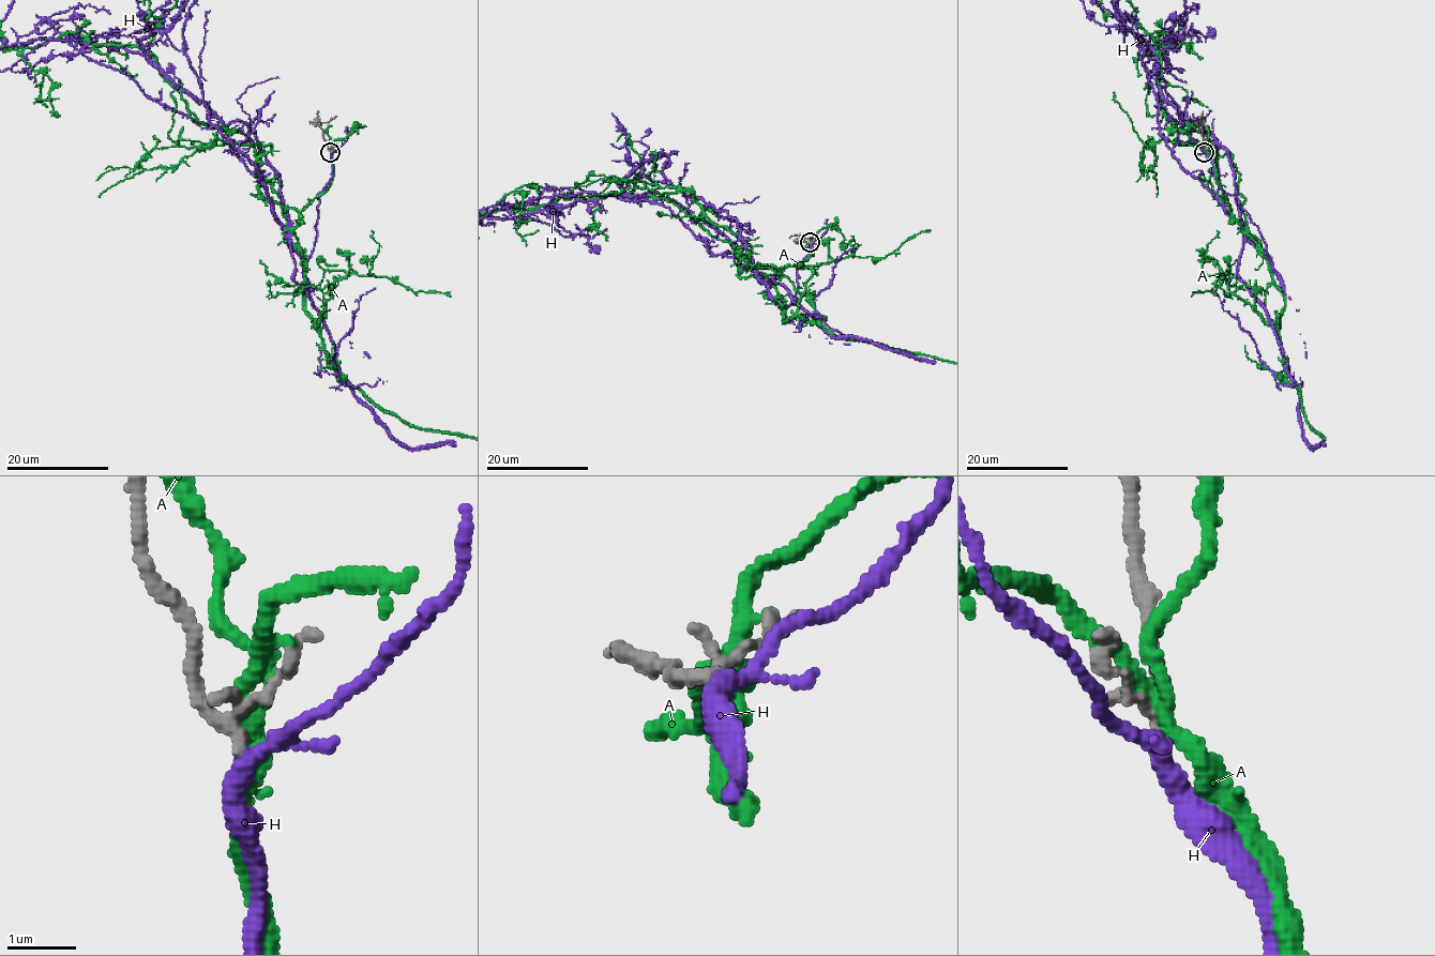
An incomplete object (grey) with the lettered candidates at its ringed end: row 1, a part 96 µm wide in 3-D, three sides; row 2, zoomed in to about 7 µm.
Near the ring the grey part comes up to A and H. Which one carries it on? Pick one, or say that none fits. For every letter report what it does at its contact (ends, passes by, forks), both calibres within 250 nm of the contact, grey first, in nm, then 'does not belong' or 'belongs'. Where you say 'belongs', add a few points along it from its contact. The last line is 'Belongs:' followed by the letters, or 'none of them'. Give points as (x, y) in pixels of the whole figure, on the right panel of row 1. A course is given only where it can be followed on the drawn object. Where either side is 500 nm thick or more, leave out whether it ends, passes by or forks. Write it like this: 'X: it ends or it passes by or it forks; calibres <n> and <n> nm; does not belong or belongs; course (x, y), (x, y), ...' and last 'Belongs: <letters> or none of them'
A: it forks; calibres 200 and 240 nm; does not belong
H: it forks; calibres 170 and 200 nm; belongs
Belongs: H

